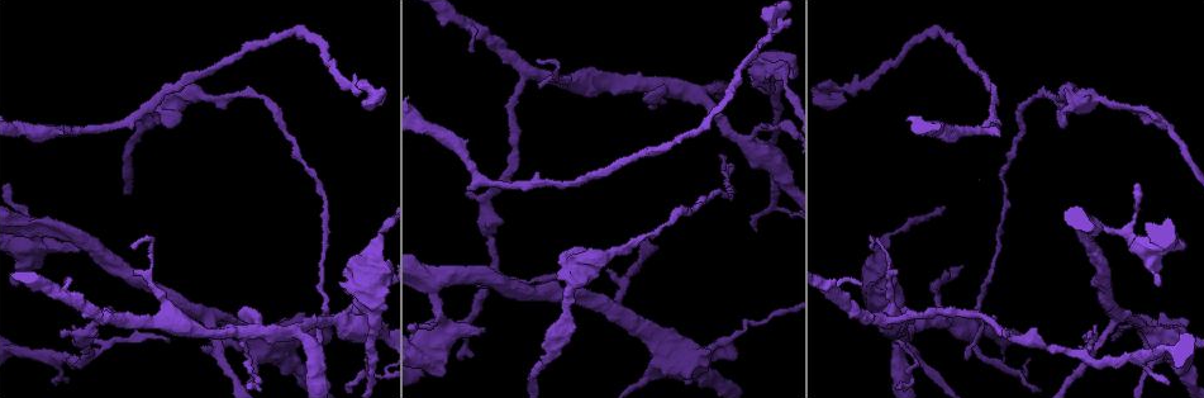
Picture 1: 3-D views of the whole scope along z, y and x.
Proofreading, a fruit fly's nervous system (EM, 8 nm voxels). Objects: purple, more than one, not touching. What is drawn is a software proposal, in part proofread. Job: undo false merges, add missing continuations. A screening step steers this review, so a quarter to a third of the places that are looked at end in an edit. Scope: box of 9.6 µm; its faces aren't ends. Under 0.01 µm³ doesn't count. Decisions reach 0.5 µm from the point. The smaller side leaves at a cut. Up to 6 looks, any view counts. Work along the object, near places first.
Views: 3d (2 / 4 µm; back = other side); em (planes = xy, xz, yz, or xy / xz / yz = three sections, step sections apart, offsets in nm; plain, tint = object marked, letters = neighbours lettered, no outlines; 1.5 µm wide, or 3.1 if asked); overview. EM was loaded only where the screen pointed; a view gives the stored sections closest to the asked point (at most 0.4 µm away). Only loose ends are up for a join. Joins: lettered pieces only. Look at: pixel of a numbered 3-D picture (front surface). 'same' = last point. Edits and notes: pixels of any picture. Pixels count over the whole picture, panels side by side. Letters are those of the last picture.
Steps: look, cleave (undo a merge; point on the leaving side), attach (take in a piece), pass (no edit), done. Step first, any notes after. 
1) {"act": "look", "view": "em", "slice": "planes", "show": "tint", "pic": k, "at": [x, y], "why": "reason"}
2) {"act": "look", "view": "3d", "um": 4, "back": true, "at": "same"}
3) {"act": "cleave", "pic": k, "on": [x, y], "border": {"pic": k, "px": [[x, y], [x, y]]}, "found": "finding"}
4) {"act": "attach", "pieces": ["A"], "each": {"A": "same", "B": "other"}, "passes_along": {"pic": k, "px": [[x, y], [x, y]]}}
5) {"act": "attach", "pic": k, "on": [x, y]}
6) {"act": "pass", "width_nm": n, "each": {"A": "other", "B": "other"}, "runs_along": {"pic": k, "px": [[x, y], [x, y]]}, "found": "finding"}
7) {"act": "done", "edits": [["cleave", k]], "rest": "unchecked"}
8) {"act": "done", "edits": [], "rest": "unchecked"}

{"act": "look", "view": "em", "slice": "planes", "show": "tint", "pic": 1, "at": [771, 31], "why": "abrupt turn"}

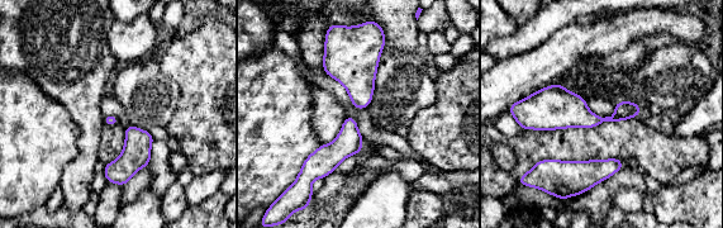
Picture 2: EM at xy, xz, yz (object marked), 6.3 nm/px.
{"act": "look", "view": "em", "slice": "planes", "show": "letters", "at": "same", "why": "what lies round it"}

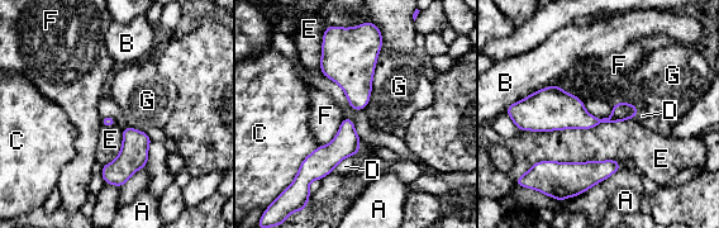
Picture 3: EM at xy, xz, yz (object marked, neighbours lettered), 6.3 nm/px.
{"act": "pass", "width_nm": 100, "each": {"A": "other", "B": "other", "C": "other", "D": "other", "E": "other", "F": "other", "G": "other"}, "border": {"pic": 3, "px": [[636, 117], [590, 128], [519, 131]]}, "found": "continuous, no second cell"}

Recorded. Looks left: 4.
{"act": "look", "view": "em", "slice": "planes", "show": "letters", "pic": 1, "at": [720, 155], "why": "long arm stops here"}

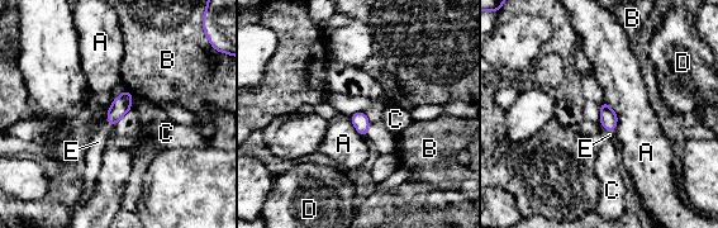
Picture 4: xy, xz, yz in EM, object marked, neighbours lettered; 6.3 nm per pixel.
{"act": "attach", "pieces": ["E"], "width_nm": 100, "each": {"A": "other", "B": "other", "C": "other", "D": "other", "E": "same"}, "found": "the cell continues"}

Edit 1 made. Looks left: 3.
{"act": "done", "edits": [["attach", 4]], "rest": "unchecked"}

